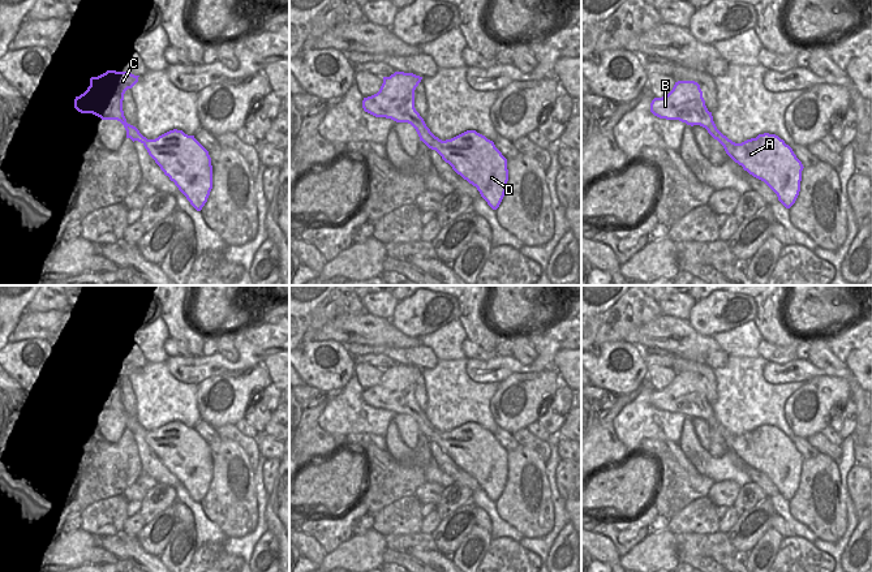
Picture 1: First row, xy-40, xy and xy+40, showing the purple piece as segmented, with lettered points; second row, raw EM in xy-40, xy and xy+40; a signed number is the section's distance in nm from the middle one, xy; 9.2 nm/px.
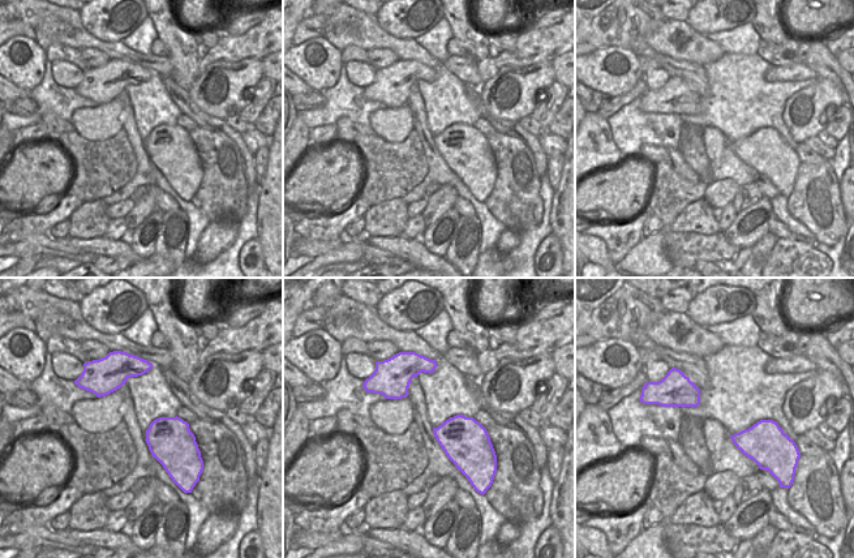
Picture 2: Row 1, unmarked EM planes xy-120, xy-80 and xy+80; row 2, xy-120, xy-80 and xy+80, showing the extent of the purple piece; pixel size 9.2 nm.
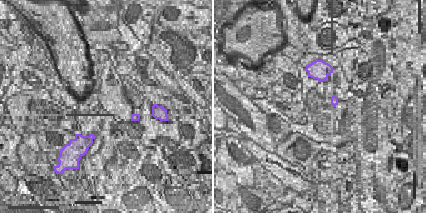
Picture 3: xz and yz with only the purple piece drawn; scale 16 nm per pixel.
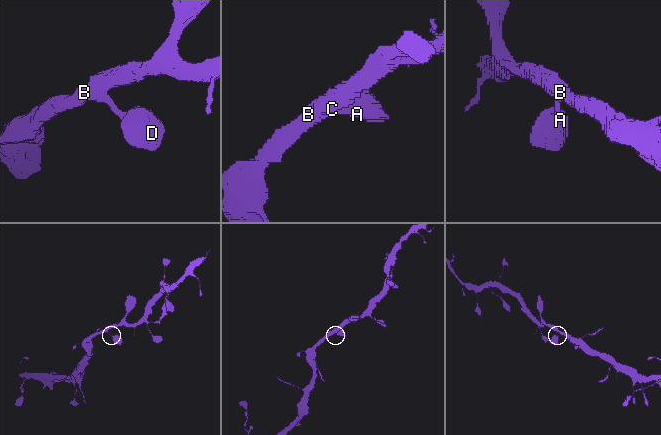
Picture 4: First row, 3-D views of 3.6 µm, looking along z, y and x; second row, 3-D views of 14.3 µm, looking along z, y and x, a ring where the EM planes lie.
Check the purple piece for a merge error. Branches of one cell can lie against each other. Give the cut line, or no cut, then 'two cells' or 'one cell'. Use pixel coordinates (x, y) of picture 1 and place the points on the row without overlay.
no cut | one cell

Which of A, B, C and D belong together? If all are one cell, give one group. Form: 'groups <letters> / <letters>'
groups A B C D

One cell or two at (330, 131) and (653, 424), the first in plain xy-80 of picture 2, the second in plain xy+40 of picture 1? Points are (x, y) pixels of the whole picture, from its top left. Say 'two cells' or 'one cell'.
two cells

